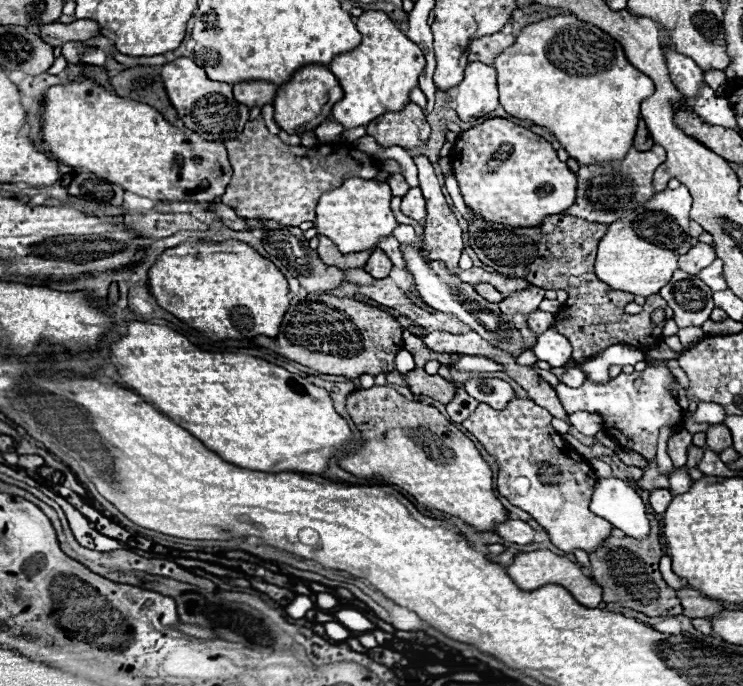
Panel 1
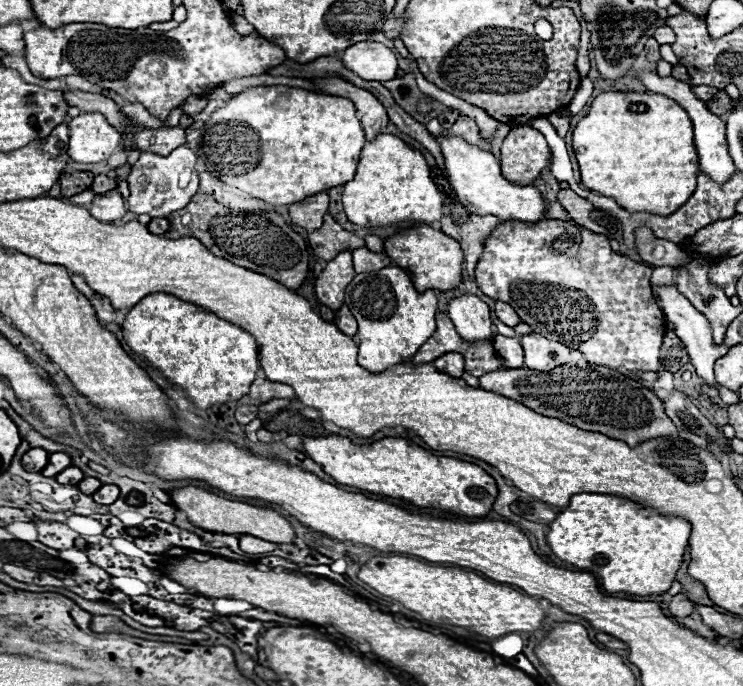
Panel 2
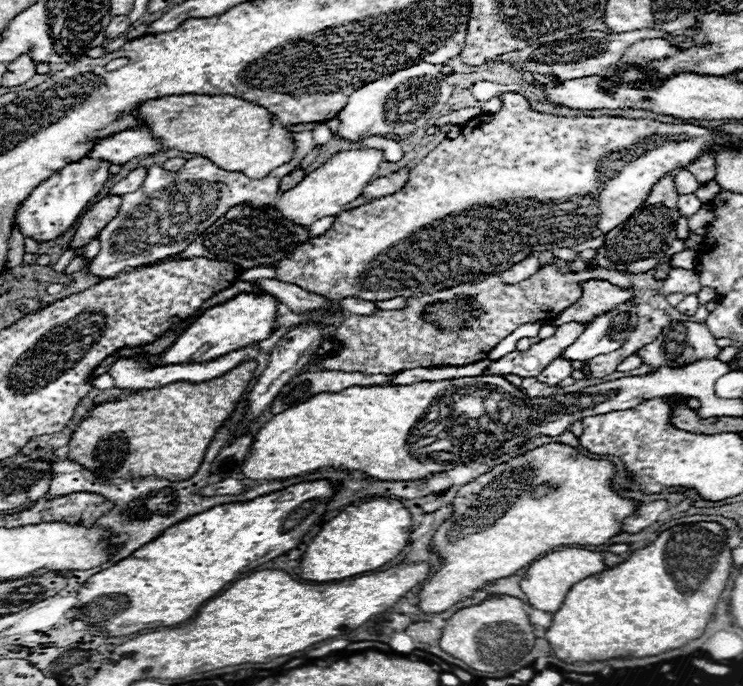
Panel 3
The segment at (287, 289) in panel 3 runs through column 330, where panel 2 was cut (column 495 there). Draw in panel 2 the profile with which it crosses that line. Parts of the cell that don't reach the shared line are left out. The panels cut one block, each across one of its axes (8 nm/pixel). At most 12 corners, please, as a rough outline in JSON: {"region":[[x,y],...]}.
{"region":[[496,302],[496,316],[510,328],[520,324],[518,314],[506,302]]}

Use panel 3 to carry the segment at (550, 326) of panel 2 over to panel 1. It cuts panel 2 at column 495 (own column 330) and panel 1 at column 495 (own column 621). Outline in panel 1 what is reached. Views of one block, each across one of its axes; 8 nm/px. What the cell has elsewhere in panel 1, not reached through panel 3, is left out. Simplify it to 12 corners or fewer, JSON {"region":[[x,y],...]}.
{"region":[[504,118],[450,162],[466,206],[540,226],[576,198],[552,144]]}

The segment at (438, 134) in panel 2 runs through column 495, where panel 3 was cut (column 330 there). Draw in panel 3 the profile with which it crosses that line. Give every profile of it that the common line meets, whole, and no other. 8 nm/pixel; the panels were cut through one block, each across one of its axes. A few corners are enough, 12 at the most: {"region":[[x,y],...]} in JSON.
{"region":[[374,148],[336,152],[276,208],[310,226],[338,216],[382,162]]}

